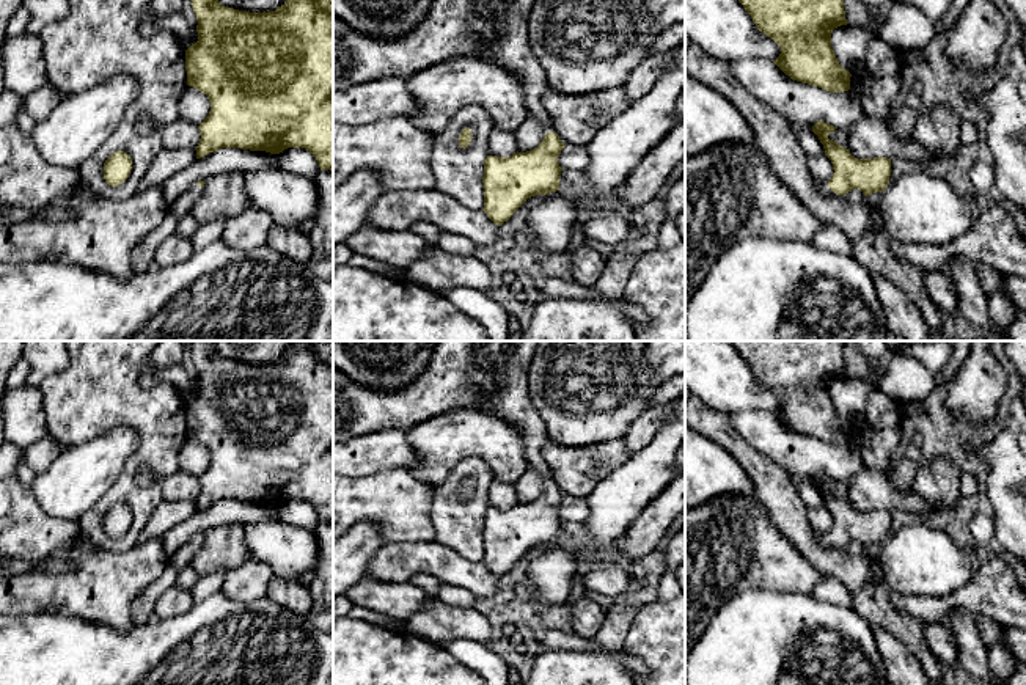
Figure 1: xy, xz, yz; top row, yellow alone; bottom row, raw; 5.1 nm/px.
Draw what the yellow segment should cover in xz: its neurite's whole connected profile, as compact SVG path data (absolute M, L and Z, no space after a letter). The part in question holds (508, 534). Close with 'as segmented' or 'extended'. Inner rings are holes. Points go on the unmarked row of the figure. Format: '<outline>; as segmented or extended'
M438 341L426 371L405 388L393 393L371 390L333 368L333 445L385 427L407 430L424 419L464 407L493 413L522 430L528 468L542 473L547 485L531 503L517 503L511 509L487 507L482 562L498 578L508 573L528 550L559 542L562 520L558 507L566 496L544 462L547 430L528 391L528 369L537 344L539 341Z; extended

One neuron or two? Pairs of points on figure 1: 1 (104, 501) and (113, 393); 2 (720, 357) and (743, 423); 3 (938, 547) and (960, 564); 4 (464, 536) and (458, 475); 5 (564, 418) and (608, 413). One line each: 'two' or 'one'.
1: one
2: two
3: one
4: one
5: one

